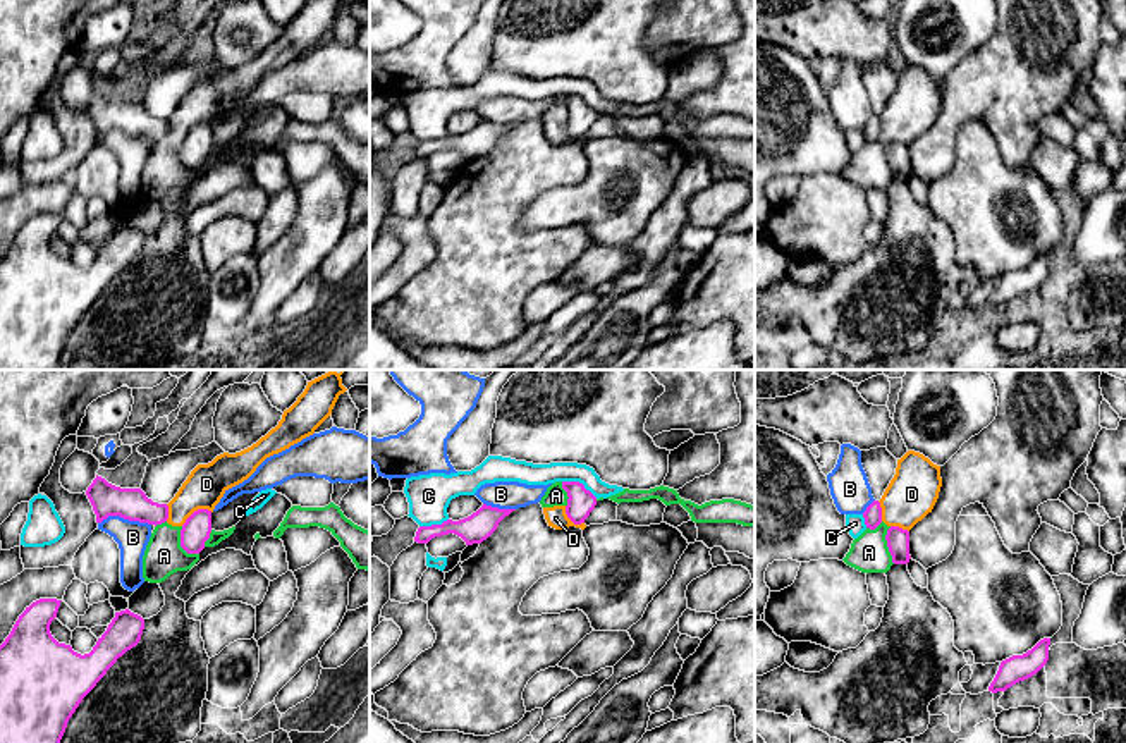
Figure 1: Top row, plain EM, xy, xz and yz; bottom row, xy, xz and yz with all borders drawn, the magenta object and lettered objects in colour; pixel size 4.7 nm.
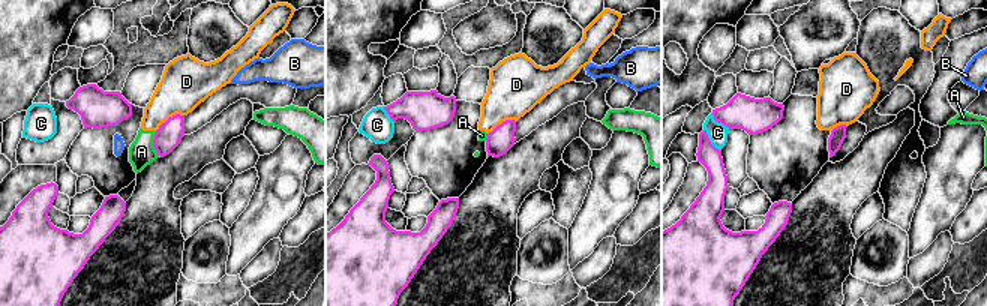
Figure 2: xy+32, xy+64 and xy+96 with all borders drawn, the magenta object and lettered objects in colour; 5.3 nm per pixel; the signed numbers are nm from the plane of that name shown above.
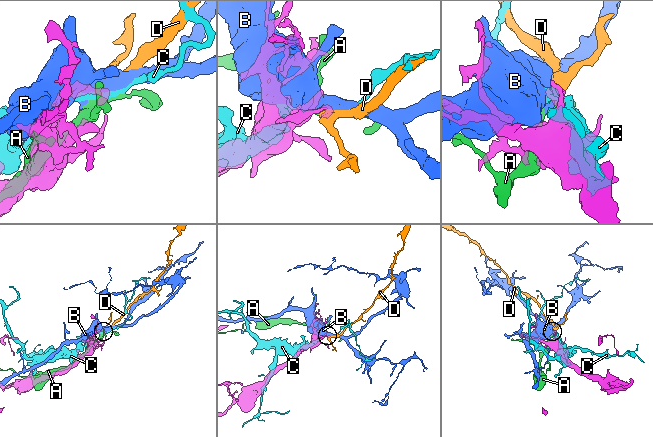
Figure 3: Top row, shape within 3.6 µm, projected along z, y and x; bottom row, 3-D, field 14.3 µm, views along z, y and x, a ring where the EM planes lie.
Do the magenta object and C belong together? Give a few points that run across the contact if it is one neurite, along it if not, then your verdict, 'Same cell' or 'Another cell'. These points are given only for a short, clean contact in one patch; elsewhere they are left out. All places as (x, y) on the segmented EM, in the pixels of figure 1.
Another cell

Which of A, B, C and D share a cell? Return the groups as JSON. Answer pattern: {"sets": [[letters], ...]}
{"sets": [["A", "D"], ["B"], ["C"]]}

